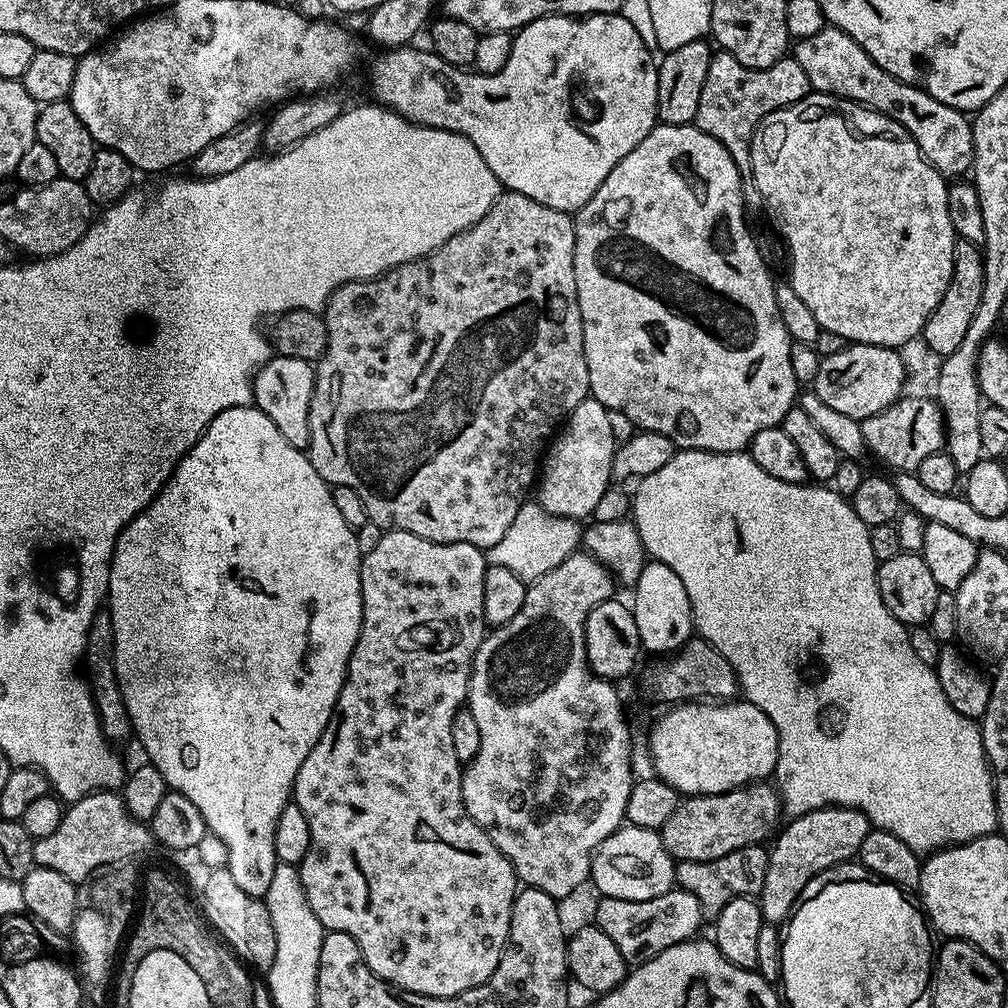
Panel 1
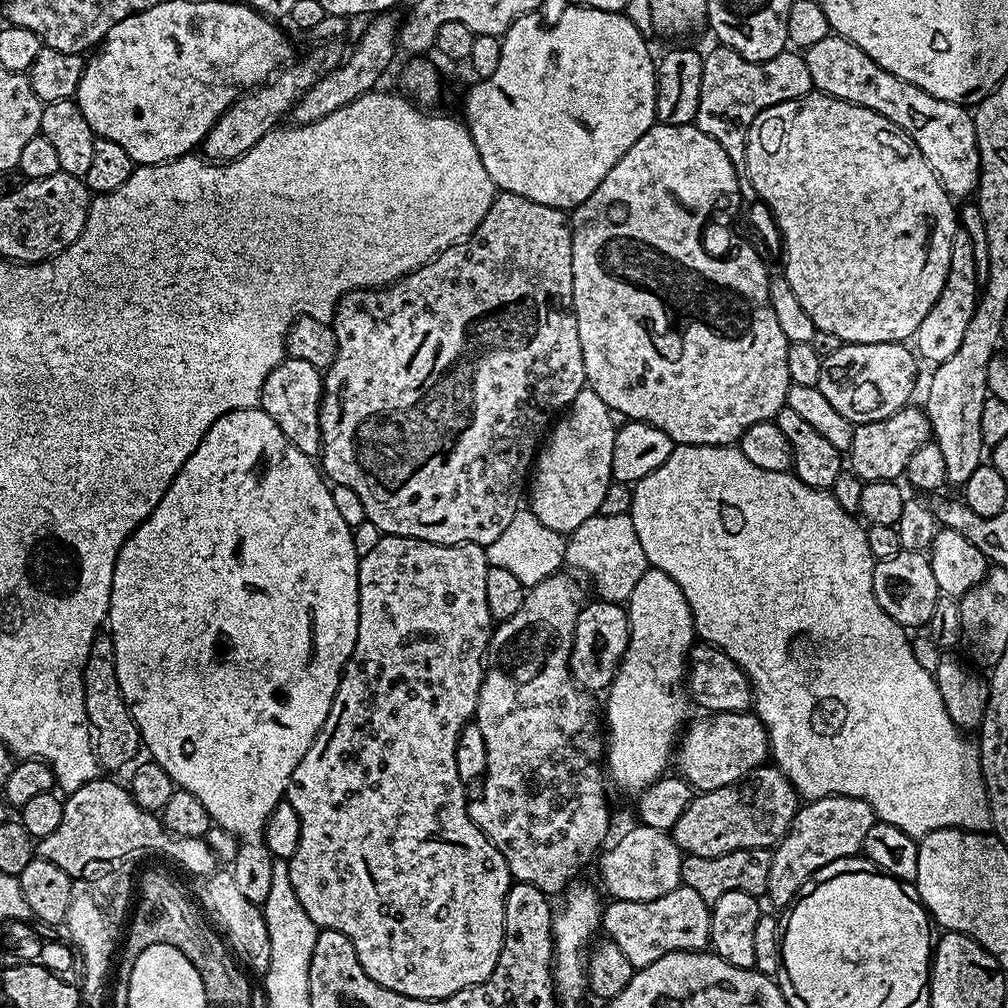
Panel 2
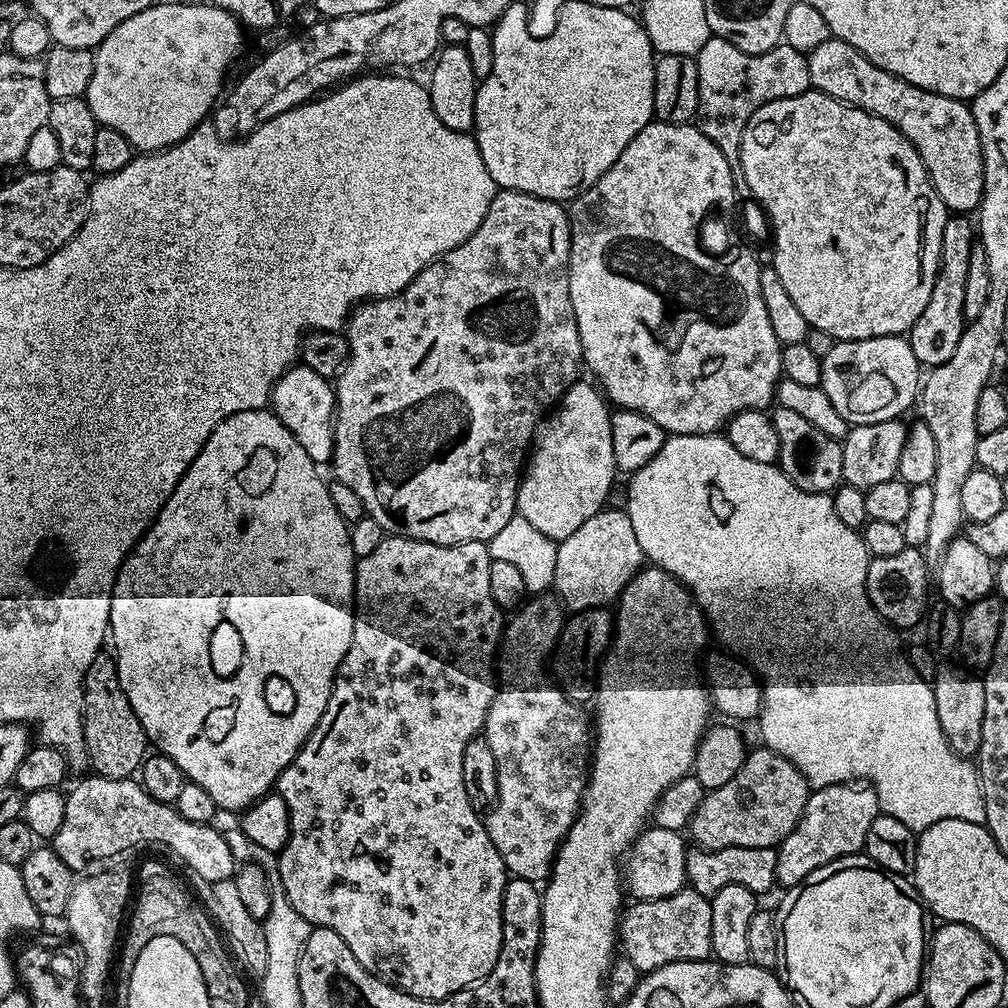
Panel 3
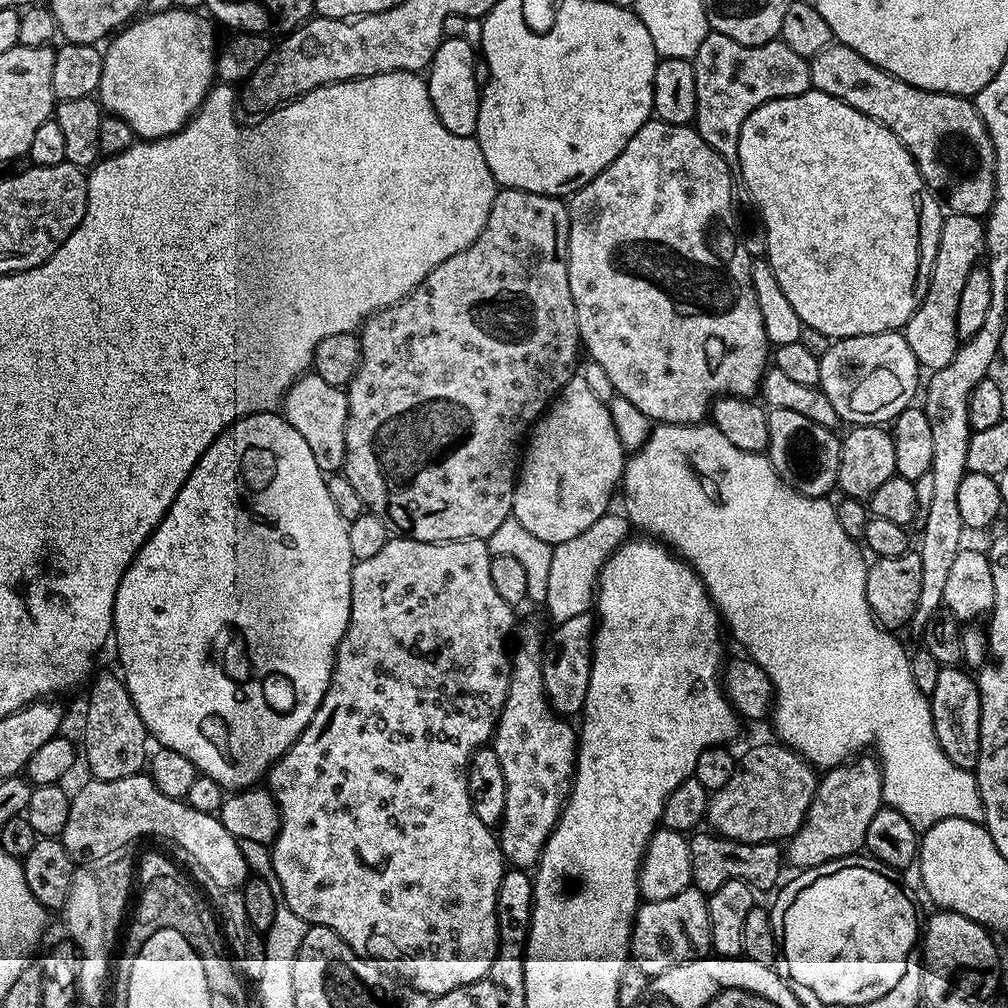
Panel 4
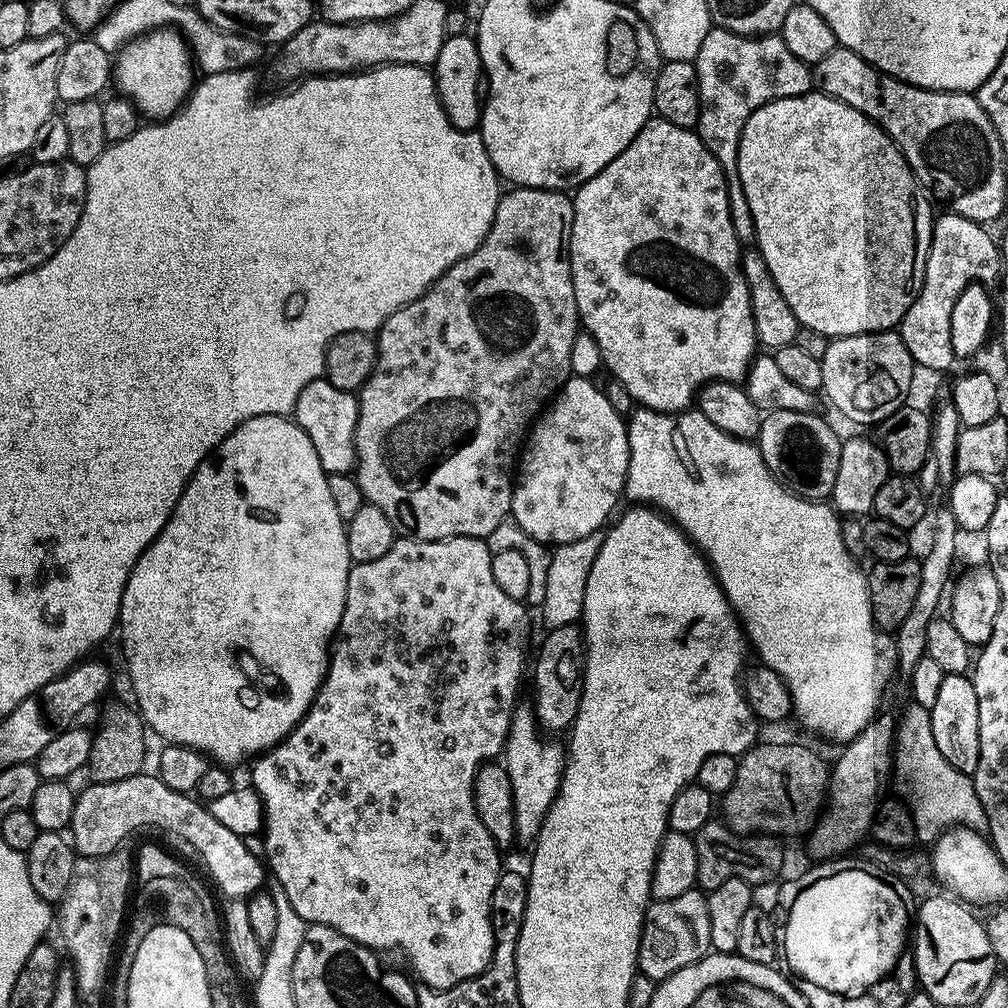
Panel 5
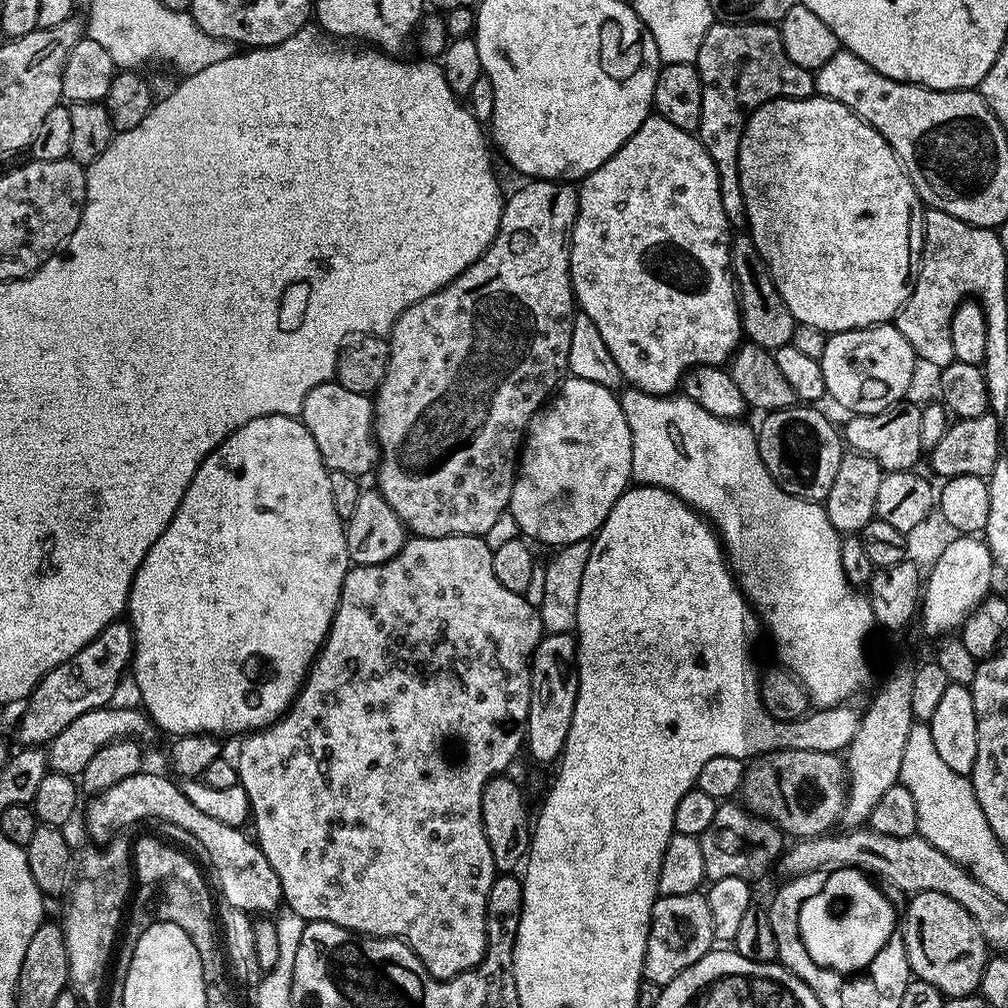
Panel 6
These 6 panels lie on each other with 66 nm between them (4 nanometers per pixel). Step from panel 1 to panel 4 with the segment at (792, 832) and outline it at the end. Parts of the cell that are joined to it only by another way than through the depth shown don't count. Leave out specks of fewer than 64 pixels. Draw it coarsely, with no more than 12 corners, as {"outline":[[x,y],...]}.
{"outline":[[875,755],[819,777],[787,841],[796,870],[864,848],[883,804]]}

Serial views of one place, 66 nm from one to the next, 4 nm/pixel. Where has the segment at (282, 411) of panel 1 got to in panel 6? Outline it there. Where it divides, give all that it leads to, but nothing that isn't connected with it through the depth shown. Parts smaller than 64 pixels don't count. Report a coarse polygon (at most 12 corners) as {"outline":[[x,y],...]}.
{"outline":[[329,382],[299,419],[329,472],[375,473],[374,400]]}

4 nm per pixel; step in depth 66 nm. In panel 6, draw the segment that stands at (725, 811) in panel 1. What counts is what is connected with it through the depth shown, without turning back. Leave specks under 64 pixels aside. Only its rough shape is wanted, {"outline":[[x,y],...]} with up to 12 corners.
{"outline":[[774,750],[744,769],[749,812],[792,838],[841,819],[835,752]]}

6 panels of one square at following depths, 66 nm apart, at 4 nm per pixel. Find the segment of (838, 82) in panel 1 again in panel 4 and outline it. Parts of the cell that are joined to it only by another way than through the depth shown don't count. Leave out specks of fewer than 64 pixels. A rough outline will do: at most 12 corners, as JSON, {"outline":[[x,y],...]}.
{"outline":[[839,42],[812,88],[882,122],[949,213],[987,217],[975,103],[910,86]]}

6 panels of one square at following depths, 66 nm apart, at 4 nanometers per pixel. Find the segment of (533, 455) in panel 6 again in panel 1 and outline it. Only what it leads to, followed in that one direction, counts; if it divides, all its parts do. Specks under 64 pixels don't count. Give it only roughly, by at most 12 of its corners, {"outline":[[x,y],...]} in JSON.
{"outline":[[578,402],[546,449],[538,502],[583,521],[613,483],[613,413]]}

